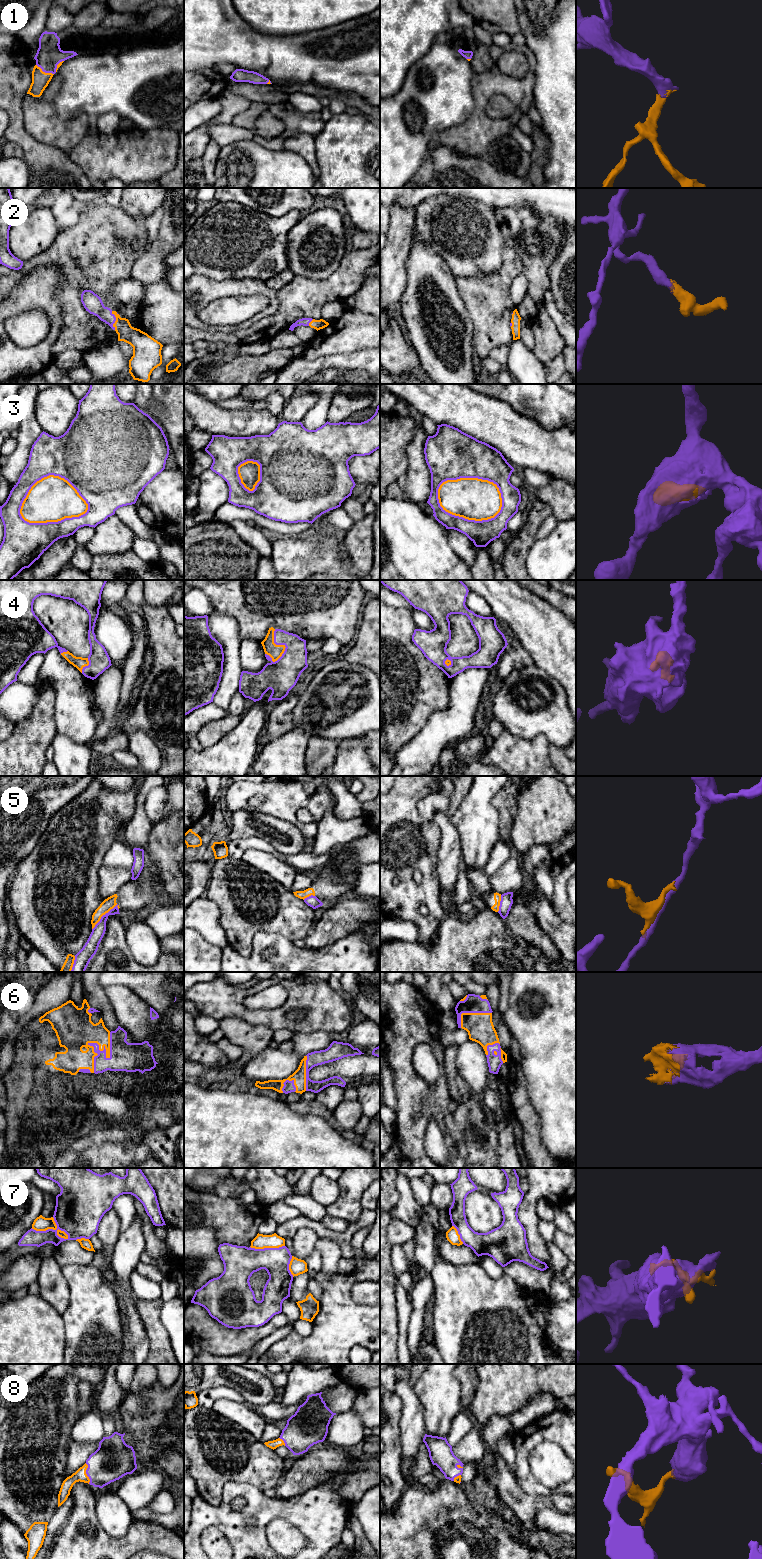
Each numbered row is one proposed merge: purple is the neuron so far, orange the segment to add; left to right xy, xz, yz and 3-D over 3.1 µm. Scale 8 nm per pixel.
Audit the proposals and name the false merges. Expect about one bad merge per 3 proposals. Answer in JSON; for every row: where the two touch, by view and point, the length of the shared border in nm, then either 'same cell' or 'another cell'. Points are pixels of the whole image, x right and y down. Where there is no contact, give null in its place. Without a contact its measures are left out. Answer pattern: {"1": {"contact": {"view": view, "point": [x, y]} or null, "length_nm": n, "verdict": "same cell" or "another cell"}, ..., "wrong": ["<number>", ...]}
{"1": {"contact": {"view": "xy", "point": [45, 72]}, "length_nm": 170, "verdict": "same cell"}, "2": {"contact": {"view": "xy", "point": [115, 320]}, "length_nm": 160, "verdict": "same cell"}, "3": {"contact": {"view": "yz", "point": [477, 477]}, "length_nm": 550, "verdict": "another cell"}, "4": {"contact": {"view": "xz", "point": [281, 644]}, "length_nm": 280, "verdict": "same cell"}, "5": {"contact": {"view": "xy", "point": [103, 915]}, "length_nm": 300, "verdict": "another cell"}, "6": {"contact": {"view": "xy", "point": [98, 1047]}, "length_nm": 360, "verdict": "same cell"}, "7": {"contact": {"view": "xy", "point": [51, 1229]}, "length_nm": 320, "verdict": "another cell"}, "8": {"contact": {"view": "xy", "point": [86, 1473]}, "length_nm": 170, "verdict": "same cell"}, "wrong": ["3", "5", "7"]}

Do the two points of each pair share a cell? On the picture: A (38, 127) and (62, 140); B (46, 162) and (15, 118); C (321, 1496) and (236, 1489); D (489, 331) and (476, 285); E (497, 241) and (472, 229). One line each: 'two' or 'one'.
A: one
B: one
C: one
D: one
E: one

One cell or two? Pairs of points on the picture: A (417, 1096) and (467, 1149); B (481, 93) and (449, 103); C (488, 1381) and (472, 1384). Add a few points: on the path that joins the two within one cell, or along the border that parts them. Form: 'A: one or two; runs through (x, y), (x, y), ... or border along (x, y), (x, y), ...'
A: two; border along (447, 1113), (444, 1125), (457, 1148)
B: two; border along (474, 73), (471, 79), (474, 109), (466, 119)
C: two; border along (479, 1374), (479, 1384), (475, 1396), (469, 1405)

